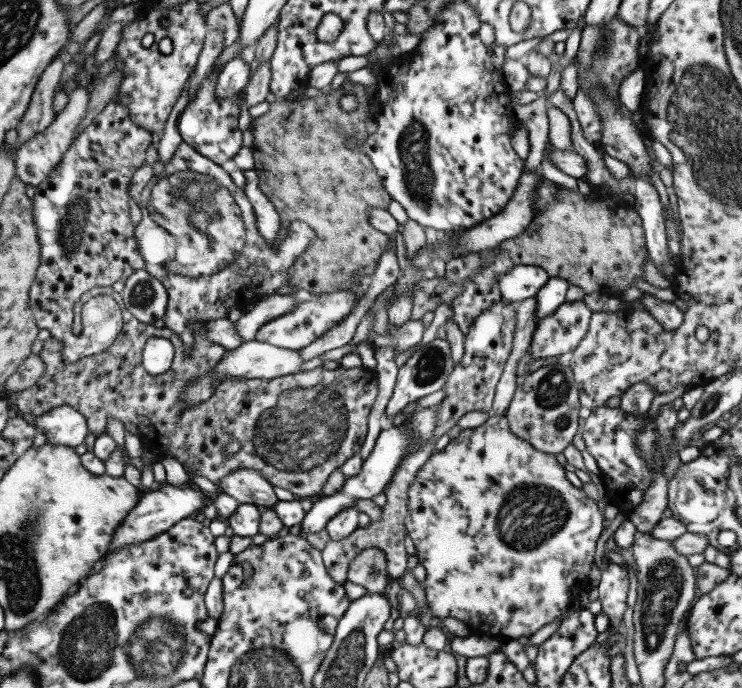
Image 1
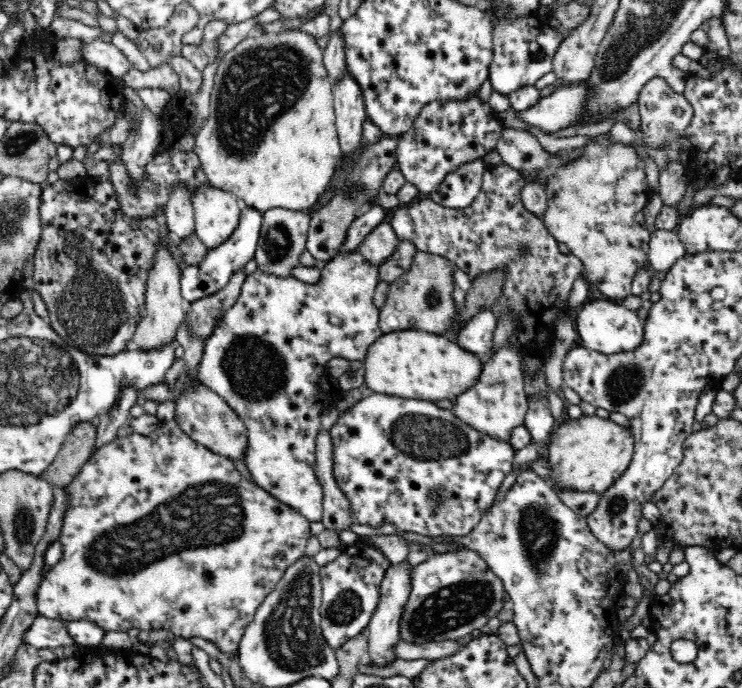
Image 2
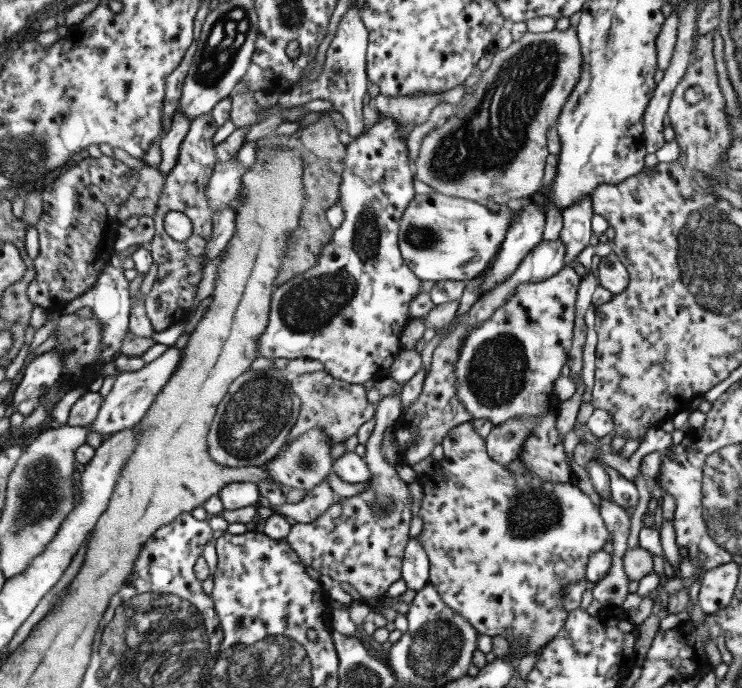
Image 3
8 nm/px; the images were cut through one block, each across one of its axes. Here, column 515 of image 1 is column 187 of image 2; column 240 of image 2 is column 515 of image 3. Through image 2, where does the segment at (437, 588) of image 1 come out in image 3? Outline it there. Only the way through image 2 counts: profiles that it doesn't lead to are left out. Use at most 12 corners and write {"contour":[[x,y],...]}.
{"contour":[[471,421],[418,538],[480,634],[548,644],[611,538],[575,482],[516,475]]}

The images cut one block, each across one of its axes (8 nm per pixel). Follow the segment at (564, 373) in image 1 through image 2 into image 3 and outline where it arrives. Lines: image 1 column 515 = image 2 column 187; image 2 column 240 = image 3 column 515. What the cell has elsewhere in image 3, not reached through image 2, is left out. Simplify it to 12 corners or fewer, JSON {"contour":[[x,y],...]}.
{"contour":[[511,418],[493,427],[486,452],[498,464],[519,458],[531,424]]}

